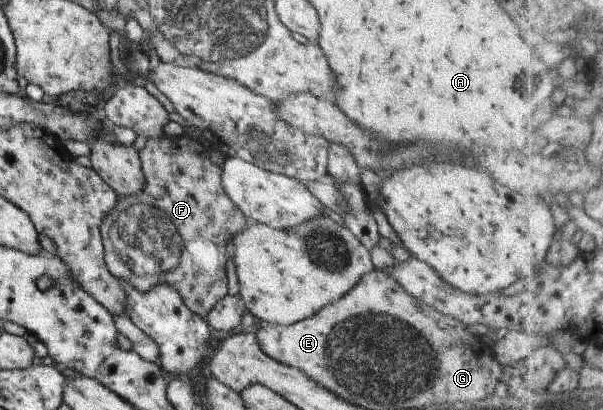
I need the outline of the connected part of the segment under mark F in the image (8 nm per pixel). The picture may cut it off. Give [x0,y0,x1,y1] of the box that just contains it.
[100,133,246,318]

